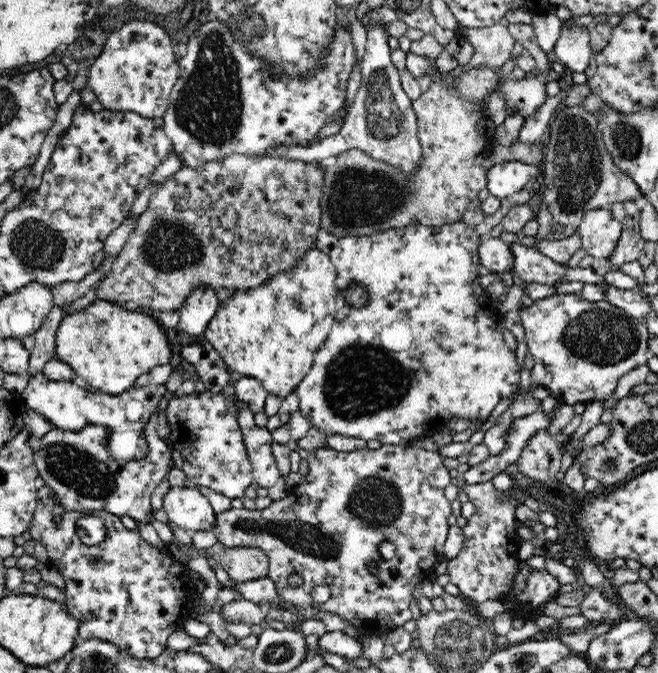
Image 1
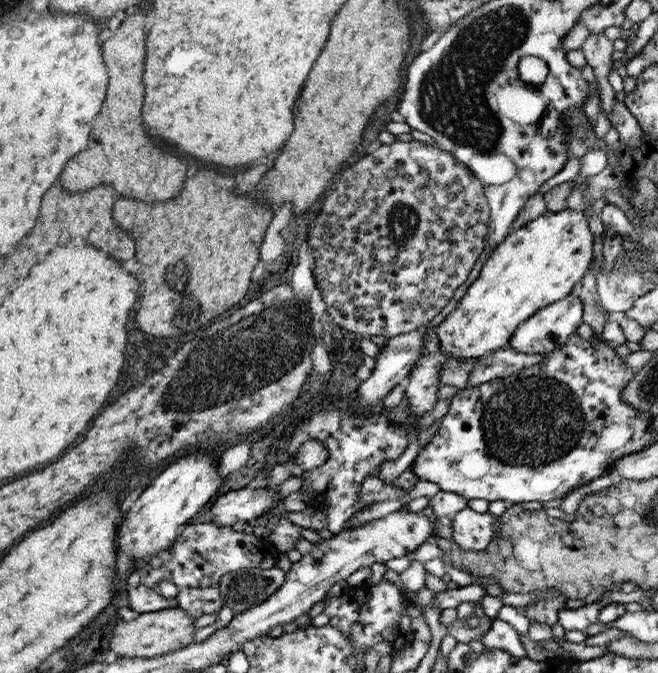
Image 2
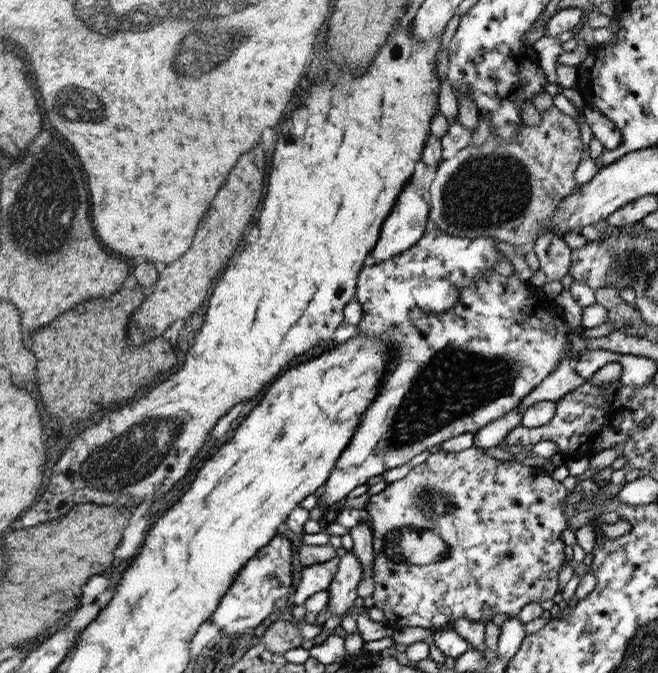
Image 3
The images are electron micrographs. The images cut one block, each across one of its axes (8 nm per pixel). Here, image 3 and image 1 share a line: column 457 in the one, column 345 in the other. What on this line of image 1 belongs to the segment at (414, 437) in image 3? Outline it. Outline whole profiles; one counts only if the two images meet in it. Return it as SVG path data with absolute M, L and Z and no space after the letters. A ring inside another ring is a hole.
M462 219L440 227L420 224L418 222L400 228L389 228L368 236L343 236L322 234L316 236L316 249L321 250L330 257L332 265L336 268L338 276L336 287L339 290L339 299L350 284L362 284L369 295L369 302L364 307L352 307L343 301L337 304L334 322L324 344L315 352L310 372L300 380L295 393L299 398L299 410L309 419L314 428L322 434L342 434L354 436L364 440L379 440L383 445L402 445L407 441L413 442L420 436L432 436L439 431L452 418L467 418L474 420L481 418L487 420L492 410L504 398L508 398L519 390L520 368L516 360L518 344L516 336L506 329L502 314L496 311L491 303L492 299L481 286L479 269L481 268L478 246L481 236L476 232L475 226L466 224Z

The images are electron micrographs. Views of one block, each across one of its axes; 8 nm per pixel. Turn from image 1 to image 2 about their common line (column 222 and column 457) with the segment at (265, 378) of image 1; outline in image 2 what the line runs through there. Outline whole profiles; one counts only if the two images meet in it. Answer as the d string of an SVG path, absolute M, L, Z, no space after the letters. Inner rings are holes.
M576 209L548 211L506 236L488 257L480 270L480 276L466 290L458 306L438 326L436 333L441 352L447 358L460 358L462 361L465 358L477 359L507 348L510 338L522 322L528 320L538 310L572 294L574 285L582 280L594 259L592 250L594 236L588 227L589 219L587 214Z

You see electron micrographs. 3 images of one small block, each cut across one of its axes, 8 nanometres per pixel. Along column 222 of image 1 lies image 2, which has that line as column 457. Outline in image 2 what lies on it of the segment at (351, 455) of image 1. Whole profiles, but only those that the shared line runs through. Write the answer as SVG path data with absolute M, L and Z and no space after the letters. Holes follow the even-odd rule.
M470 507L449 516L452 526L451 539L463 550L482 552L495 537L494 518L487 513L478 513Z

